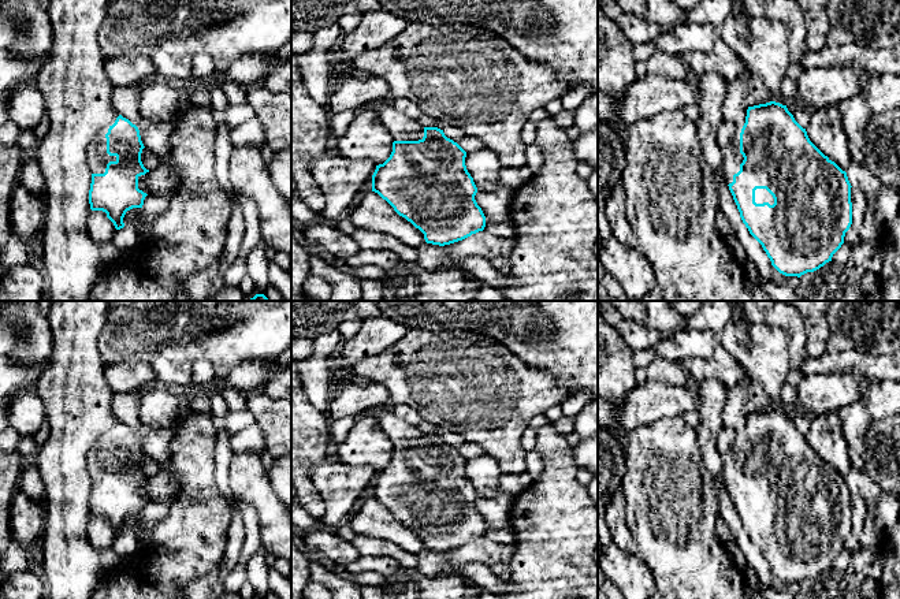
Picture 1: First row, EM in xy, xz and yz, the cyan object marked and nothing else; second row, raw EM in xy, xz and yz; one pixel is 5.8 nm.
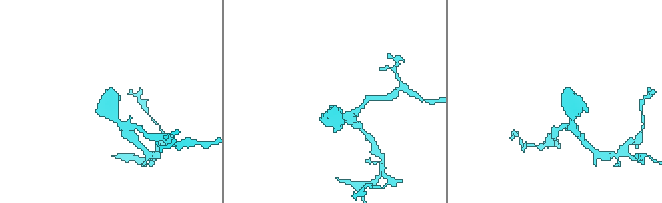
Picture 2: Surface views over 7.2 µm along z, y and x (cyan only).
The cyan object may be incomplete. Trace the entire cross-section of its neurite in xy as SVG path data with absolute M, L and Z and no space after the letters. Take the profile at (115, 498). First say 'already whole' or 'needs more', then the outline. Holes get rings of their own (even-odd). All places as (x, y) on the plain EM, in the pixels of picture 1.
needs more; M119 421L86 457L92 477L90 516L105 518L116 536L124 533L126 518L142 514L148 502L138 495L138 484L149 479L141 468L144 454L138 434Z

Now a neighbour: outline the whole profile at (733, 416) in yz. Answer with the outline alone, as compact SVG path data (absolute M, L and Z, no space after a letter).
M741 382L728 388L728 399L722 410L722 424L740 436L745 429L748 416L745 412L748 384L747 382Z

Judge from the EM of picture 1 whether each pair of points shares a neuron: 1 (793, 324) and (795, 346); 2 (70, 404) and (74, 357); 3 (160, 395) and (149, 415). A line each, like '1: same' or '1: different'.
1: same
2: same
3: same

